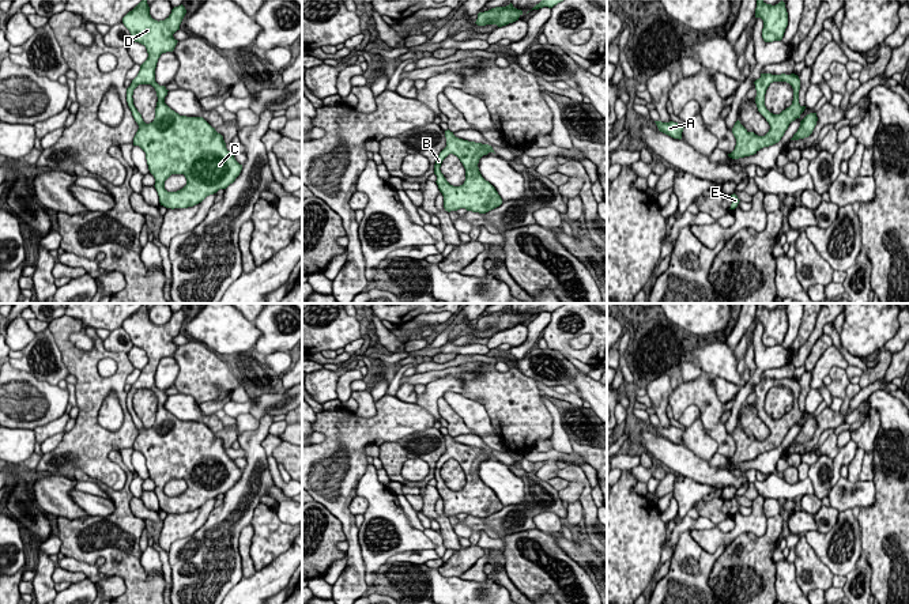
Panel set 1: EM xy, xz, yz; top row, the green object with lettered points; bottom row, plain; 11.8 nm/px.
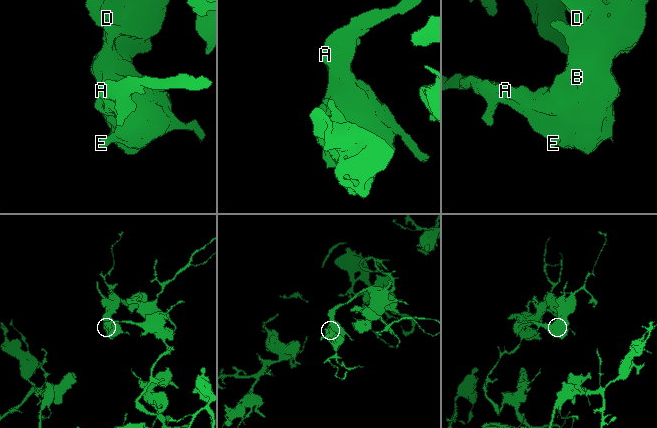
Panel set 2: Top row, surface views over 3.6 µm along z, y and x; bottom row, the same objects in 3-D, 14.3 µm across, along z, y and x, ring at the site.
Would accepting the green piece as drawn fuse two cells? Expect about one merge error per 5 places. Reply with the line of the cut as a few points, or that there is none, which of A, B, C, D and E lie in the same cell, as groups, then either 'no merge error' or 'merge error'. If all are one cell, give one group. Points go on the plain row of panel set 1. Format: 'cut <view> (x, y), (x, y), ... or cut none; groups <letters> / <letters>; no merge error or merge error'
cut none; groups A B C D E; no merge error

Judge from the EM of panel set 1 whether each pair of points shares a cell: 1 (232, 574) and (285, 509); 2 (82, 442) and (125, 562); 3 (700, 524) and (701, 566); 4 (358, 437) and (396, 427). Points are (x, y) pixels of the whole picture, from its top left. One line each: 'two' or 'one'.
1: two
2: two
3: two
4: one

